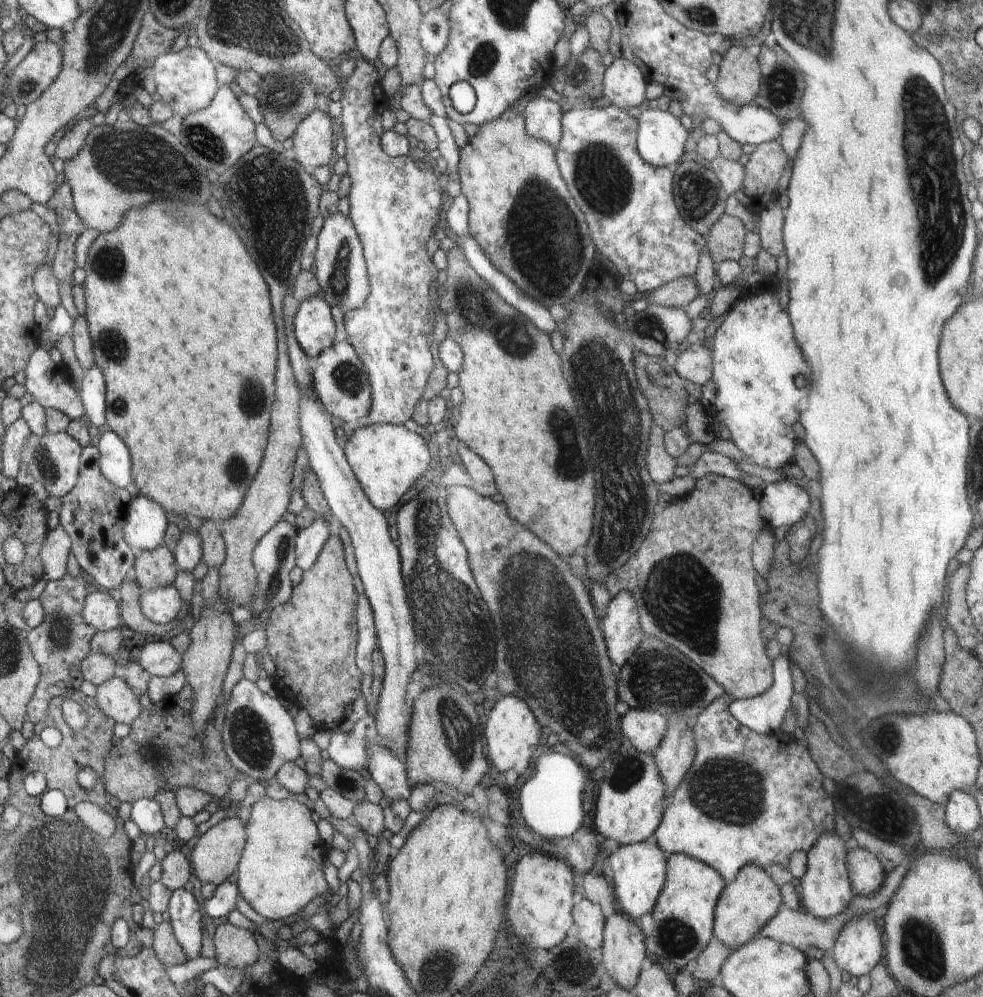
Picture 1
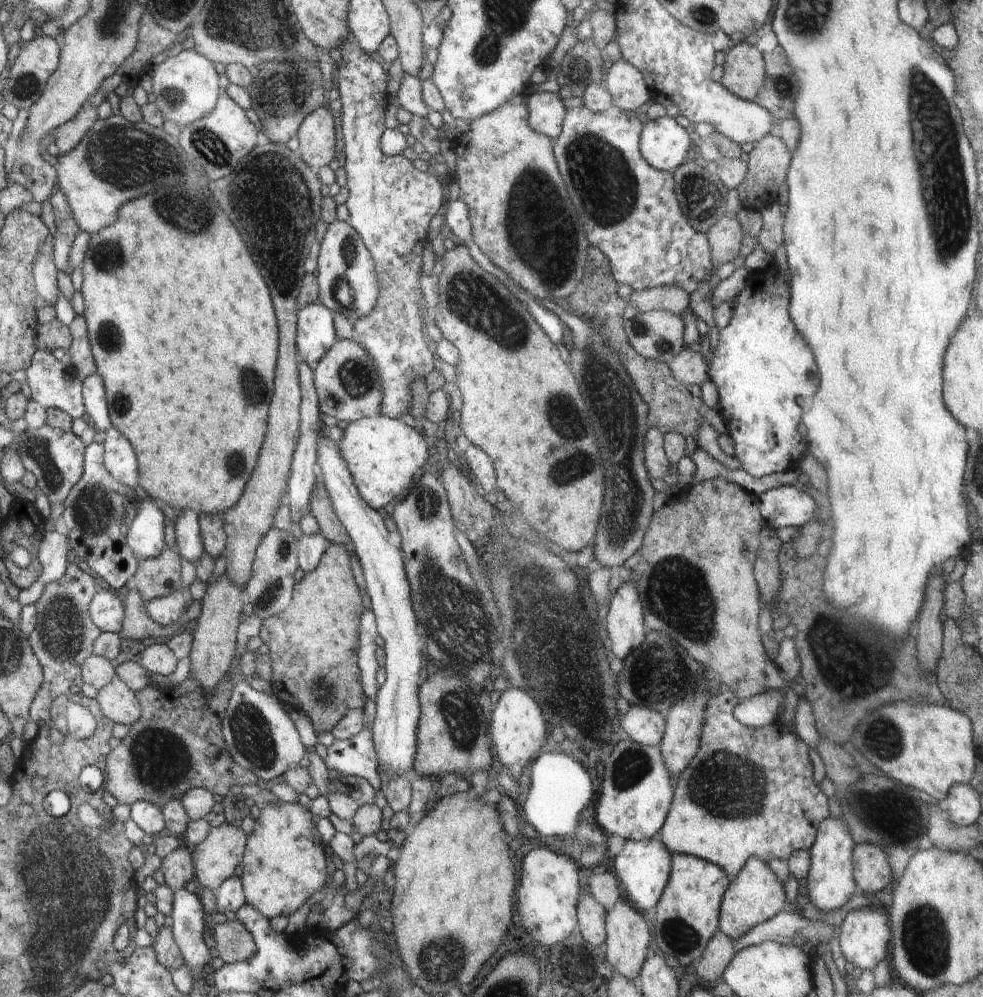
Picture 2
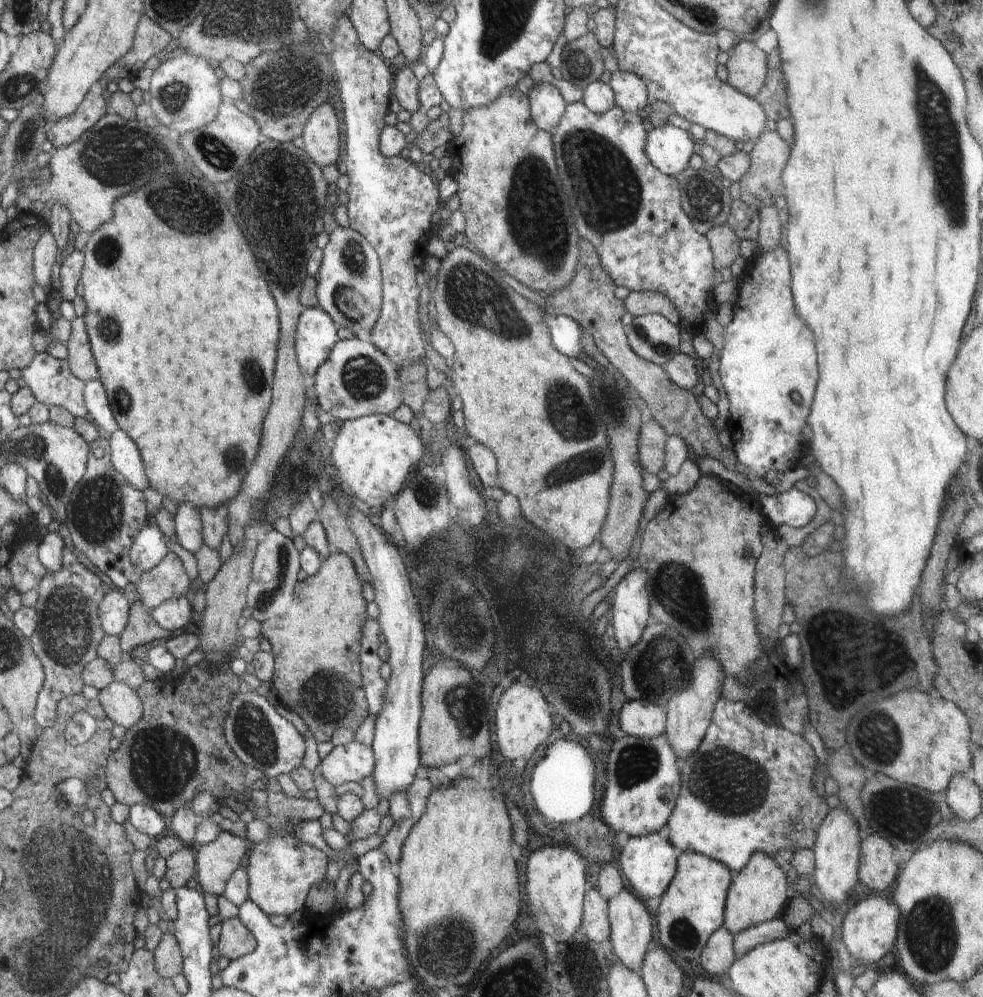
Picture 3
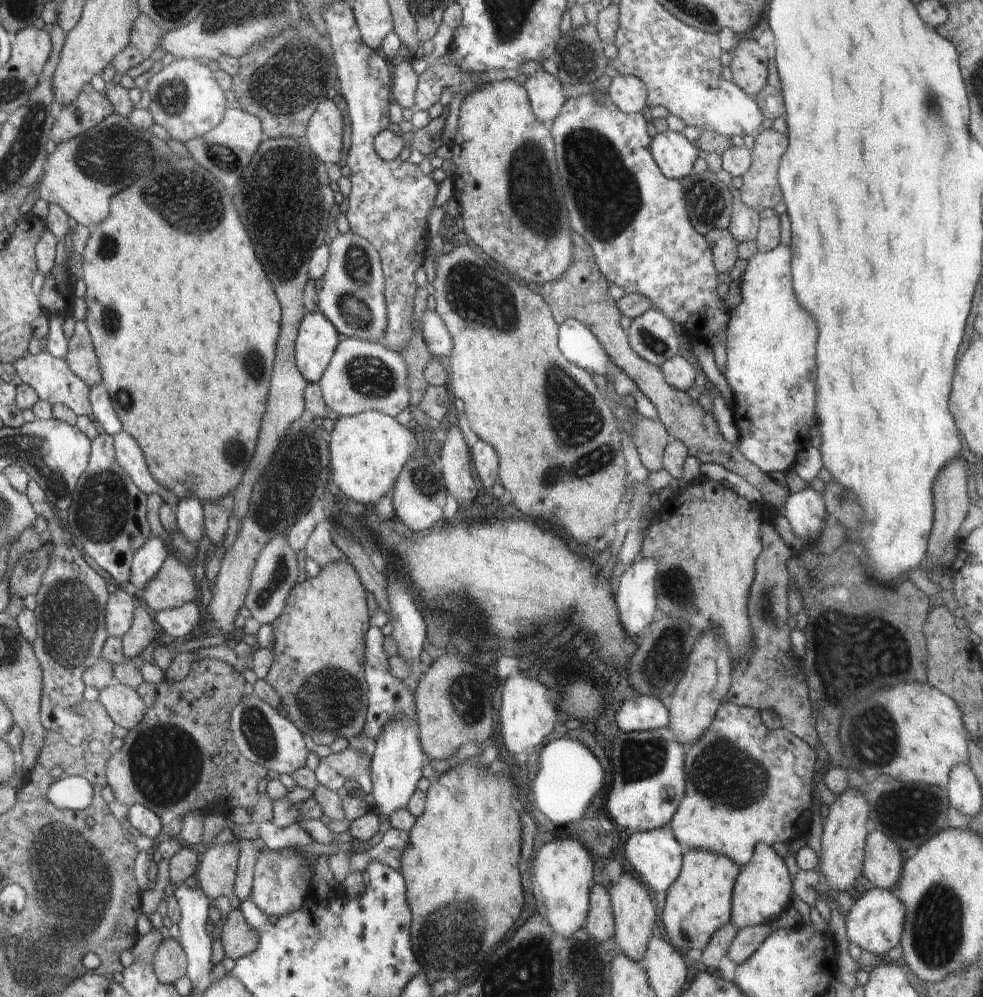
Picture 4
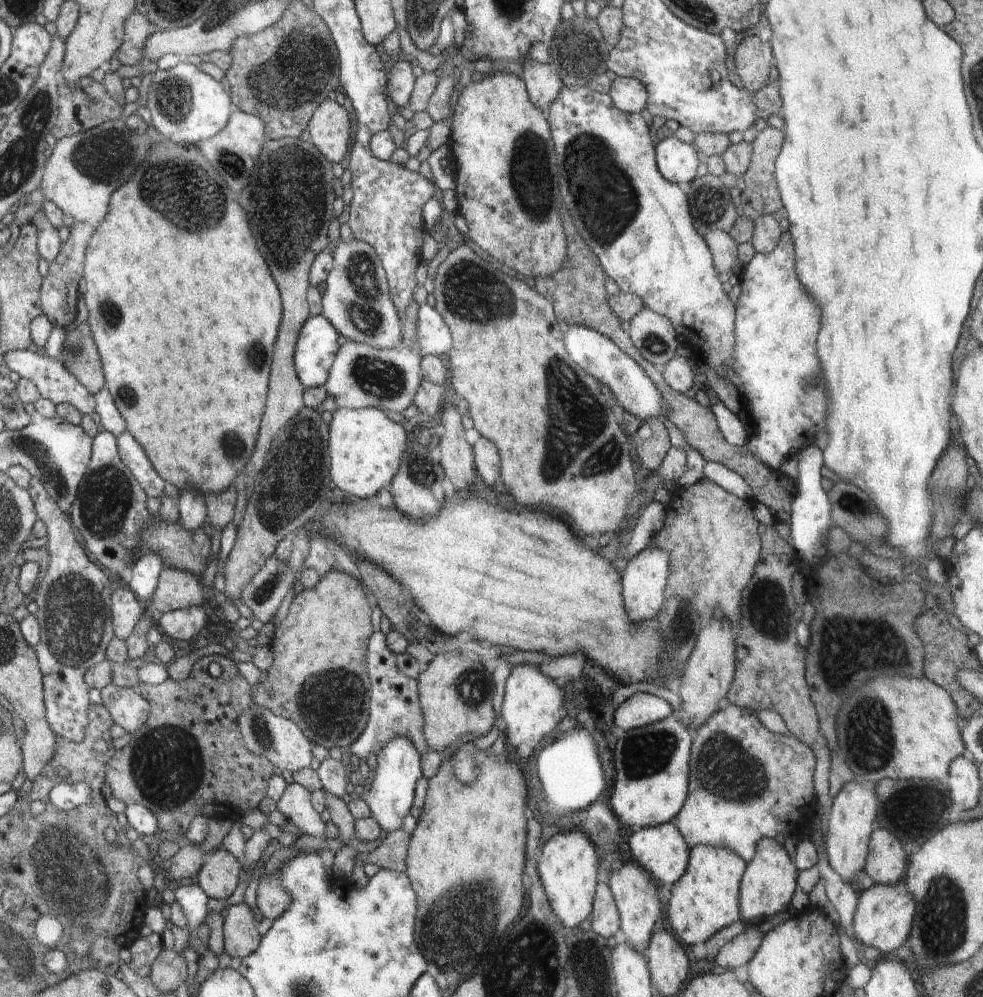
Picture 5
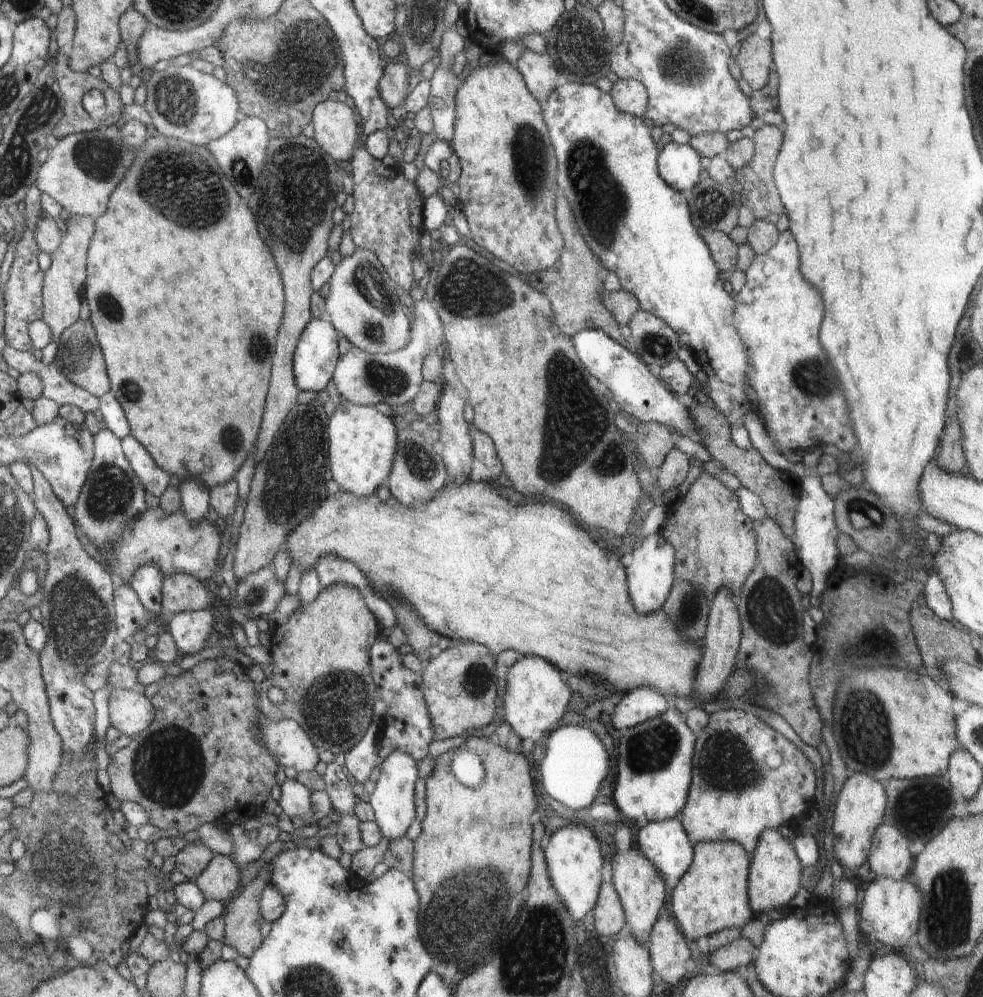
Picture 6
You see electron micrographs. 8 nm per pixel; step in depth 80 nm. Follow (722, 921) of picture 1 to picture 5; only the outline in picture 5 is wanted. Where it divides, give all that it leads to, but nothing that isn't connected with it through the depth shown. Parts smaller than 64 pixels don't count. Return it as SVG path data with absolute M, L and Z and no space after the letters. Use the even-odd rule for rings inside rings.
M775 838L761 839L756 853L749 861L740 880L738 900L740 900L740 921L755 926L774 914L778 914L791 904L796 890L797 867L784 847Z

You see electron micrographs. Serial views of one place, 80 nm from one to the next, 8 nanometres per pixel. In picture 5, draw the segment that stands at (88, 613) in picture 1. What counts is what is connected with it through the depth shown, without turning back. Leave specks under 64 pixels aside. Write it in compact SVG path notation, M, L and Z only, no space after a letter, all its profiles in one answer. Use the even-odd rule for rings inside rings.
M118 588L111 596L112 628L114 637L126 641L135 631L143 615L144 605L128 588Z

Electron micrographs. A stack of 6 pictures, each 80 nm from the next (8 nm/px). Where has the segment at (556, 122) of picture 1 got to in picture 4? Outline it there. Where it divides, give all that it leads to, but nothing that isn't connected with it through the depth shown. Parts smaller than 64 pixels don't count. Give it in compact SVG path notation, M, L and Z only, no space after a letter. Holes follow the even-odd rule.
M538 70L527 77L526 90L532 114L542 124L550 125L556 120L556 114L566 102L562 83L545 70Z

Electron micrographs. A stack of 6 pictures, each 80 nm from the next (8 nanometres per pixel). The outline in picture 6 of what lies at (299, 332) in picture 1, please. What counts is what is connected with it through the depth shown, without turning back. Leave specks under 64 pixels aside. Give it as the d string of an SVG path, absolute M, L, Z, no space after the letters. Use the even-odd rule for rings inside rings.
M312 318L304 328L295 349L295 380L300 391L321 392L326 389L339 363L338 334L326 318Z

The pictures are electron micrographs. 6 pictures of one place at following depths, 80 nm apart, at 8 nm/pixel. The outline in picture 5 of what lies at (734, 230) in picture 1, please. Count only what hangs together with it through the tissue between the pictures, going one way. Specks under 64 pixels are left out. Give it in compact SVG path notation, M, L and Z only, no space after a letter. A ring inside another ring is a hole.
M710 230L704 238L712 254L714 269L718 274L727 272L736 266L739 244L728 233L722 230Z

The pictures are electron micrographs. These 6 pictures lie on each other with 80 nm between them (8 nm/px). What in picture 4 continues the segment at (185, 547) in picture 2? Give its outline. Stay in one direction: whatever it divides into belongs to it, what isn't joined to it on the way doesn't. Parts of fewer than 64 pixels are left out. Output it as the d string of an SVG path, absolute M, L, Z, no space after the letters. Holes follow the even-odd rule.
M193 497L180 499L174 507L177 532L188 542L199 544L204 534L204 516L201 501Z

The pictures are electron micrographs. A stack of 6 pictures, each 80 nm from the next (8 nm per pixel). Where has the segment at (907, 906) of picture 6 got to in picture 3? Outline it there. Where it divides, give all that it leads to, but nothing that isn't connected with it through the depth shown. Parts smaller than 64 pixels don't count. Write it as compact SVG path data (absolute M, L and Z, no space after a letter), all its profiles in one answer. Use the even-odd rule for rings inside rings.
M869 893L868 898L857 900L855 904L852 904L841 926L843 940L852 959L855 962L864 960L869 967L875 967L880 958L888 952L893 952L899 917L900 910L897 905L891 898L886 898L882 894Z

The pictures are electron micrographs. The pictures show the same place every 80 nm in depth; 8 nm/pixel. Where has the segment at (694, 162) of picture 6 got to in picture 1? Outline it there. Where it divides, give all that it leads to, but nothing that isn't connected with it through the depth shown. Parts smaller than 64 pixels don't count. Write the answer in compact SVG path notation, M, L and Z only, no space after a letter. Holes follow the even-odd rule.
M647 109L636 118L637 151L652 166L673 169L684 152L689 131L668 111Z

